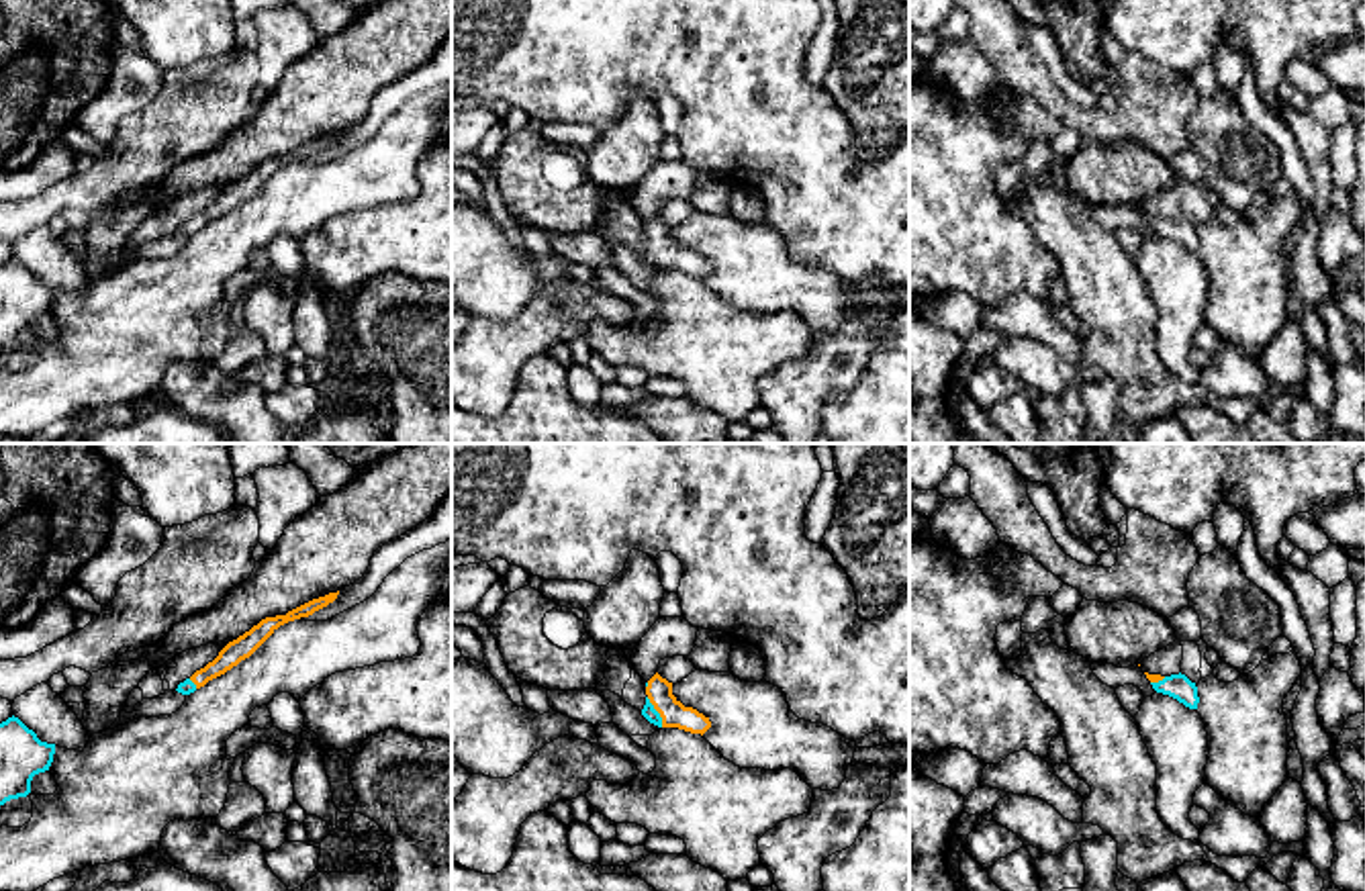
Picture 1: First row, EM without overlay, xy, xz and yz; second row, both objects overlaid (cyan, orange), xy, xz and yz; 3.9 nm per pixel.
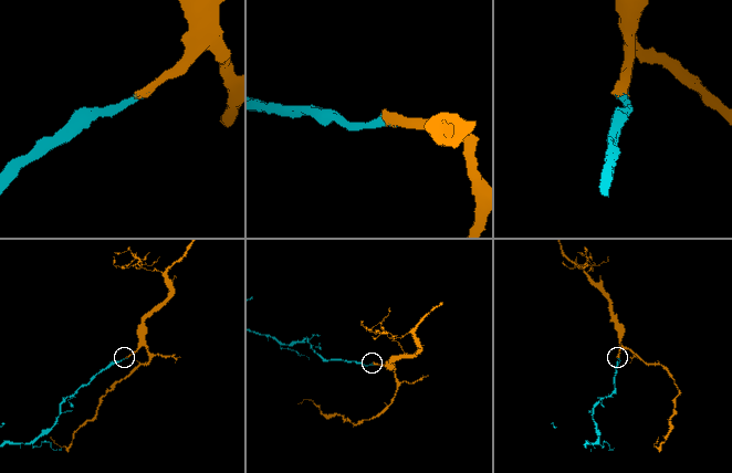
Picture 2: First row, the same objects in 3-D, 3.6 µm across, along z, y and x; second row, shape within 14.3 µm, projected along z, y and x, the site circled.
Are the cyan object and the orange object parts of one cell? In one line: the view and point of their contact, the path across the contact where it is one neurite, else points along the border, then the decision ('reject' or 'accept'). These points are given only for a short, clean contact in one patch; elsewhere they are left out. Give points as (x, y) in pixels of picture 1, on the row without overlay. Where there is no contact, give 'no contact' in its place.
contact xz (656, 254); way xz (648, 254), (656, 254), (675, 256); accept

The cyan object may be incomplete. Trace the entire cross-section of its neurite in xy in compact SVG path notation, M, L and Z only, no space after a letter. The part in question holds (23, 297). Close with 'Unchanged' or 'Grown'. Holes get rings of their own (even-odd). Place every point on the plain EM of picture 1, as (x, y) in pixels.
M18 260L0 266L0 347L27 339L35 317L49 313L55 286L41 284Z. Unchanged

